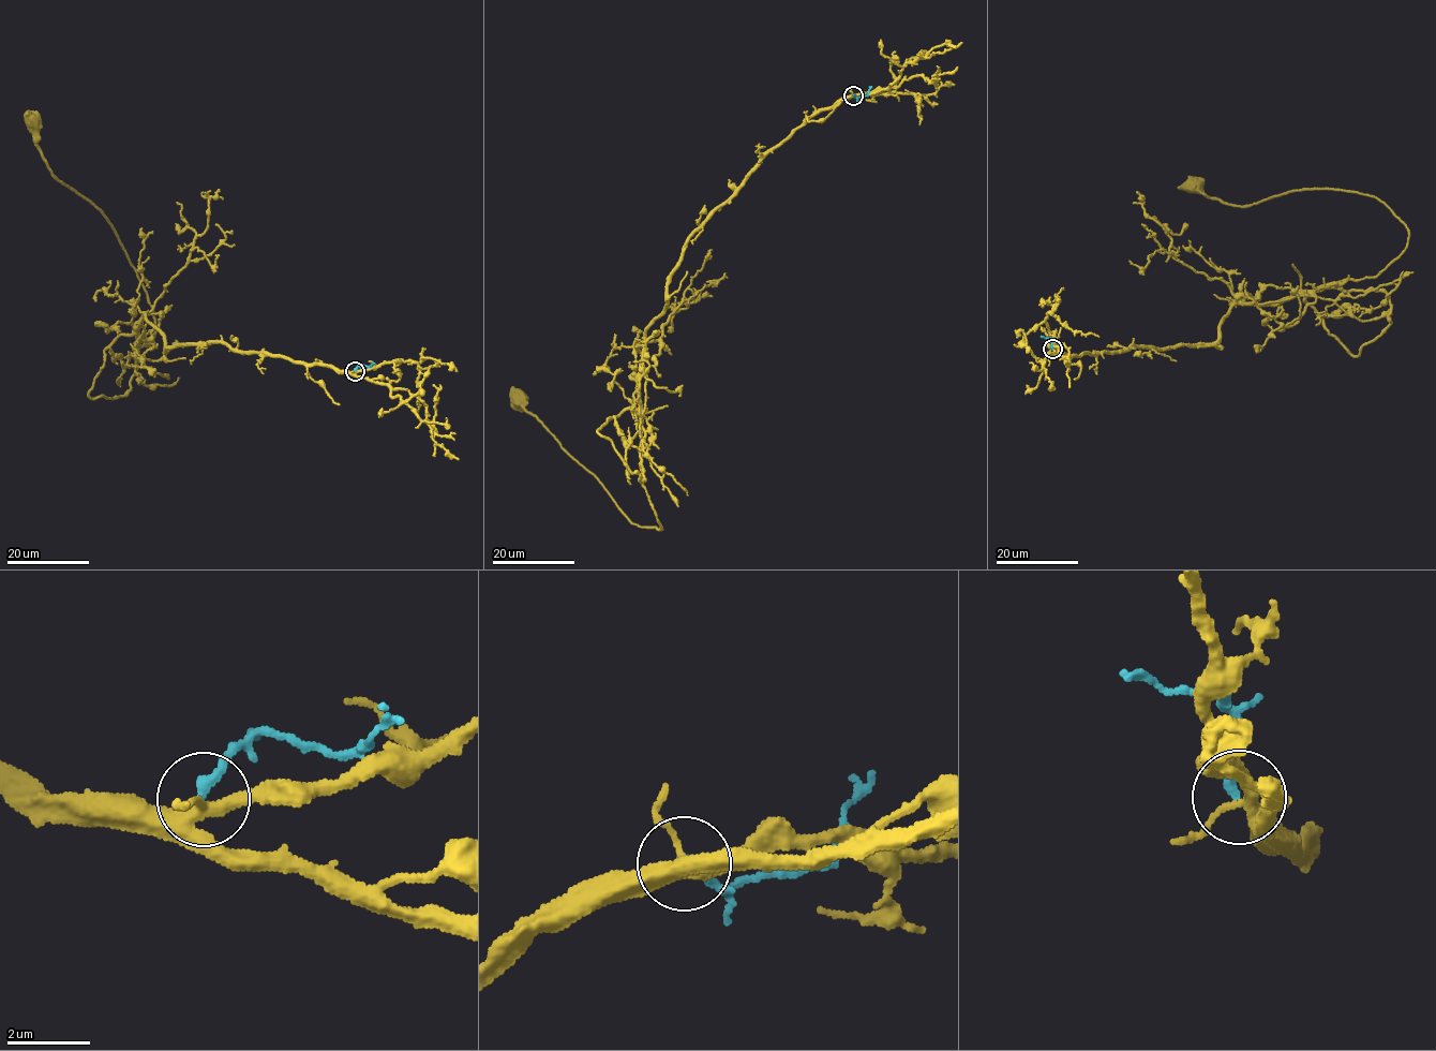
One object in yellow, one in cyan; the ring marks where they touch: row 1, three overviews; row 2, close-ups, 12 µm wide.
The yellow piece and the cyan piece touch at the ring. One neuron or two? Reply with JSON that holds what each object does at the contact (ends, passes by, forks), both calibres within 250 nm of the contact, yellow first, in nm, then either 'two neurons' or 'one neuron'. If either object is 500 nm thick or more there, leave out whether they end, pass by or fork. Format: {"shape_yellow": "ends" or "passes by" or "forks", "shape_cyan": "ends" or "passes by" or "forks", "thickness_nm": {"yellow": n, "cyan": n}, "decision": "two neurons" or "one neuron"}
{"shape_yellow": "forks", "shape_cyan": "ends", "thickness_nm": {"yellow": 320, "cyan": 240}, "decision": "two neurons"}

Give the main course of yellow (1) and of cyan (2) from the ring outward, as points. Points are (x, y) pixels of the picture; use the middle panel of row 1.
1: (853, 94), (807, 118), (693, 233), (666, 309), (646, 329), (642, 480), (660, 530), (631, 521), (519, 400)
2: (853, 94), (866, 95), (871, 86)

